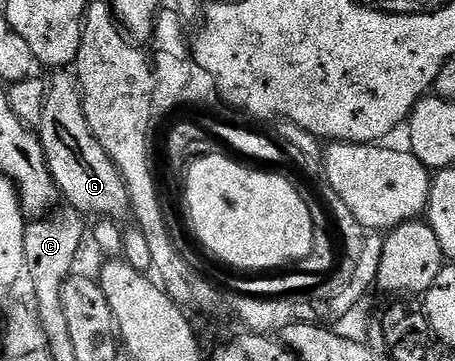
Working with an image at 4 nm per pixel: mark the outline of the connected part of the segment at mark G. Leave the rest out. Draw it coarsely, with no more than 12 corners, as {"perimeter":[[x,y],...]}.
{"perimeter":[[56,71],[38,124],[56,188],[93,218],[128,217],[75,72]]}

